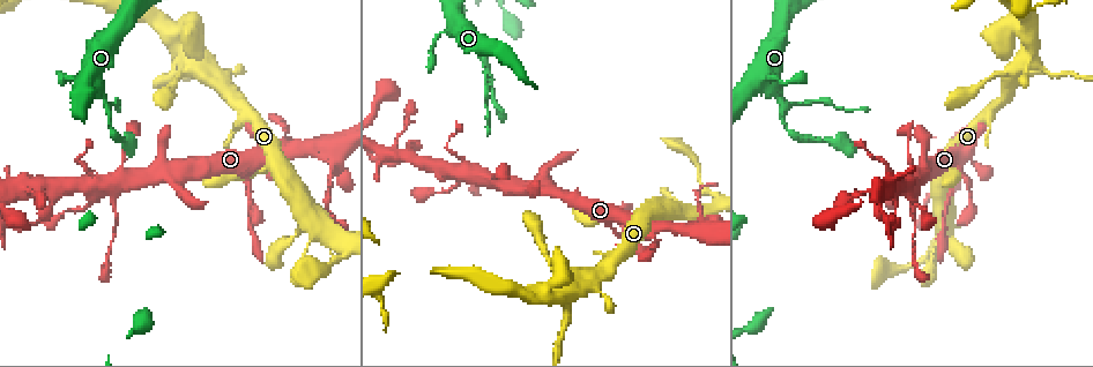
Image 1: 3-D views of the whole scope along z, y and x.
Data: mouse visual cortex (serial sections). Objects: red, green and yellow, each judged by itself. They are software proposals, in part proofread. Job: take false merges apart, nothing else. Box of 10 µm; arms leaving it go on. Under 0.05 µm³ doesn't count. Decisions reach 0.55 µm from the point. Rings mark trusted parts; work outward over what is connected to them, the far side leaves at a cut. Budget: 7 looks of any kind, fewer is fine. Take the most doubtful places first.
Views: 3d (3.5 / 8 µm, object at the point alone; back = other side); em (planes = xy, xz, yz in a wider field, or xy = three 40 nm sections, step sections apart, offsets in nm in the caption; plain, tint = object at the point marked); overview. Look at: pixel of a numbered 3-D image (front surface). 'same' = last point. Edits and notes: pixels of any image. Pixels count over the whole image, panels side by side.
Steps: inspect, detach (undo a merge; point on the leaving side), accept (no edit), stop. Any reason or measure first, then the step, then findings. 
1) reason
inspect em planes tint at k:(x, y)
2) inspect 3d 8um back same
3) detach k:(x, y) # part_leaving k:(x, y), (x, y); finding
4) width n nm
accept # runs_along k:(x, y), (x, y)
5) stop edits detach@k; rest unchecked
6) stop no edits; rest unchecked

inspect 3d 3.5um at 1:(781, 103)

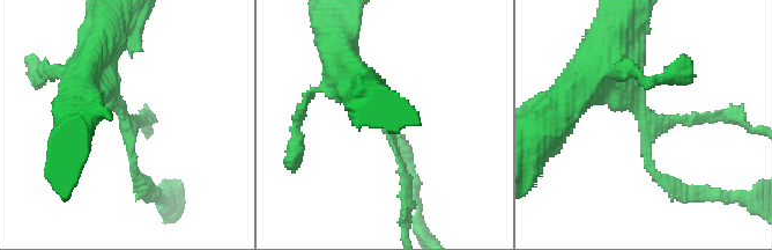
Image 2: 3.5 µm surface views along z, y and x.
now the EM
inspect em xy step 3 tint at 2:(124, 119)

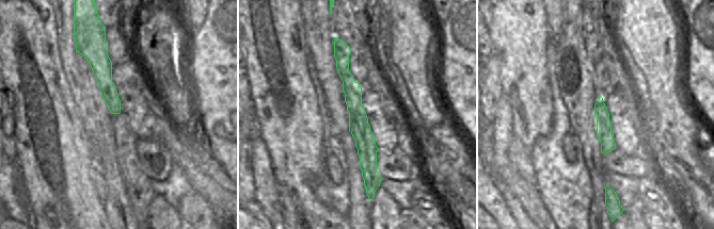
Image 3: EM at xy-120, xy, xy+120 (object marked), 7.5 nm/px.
detach 2:(644, 147) # part_leaving 2:(636, 112), (651, 166), (687, 191); a second cell is stuck on

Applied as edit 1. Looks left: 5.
redraw
inspect overview

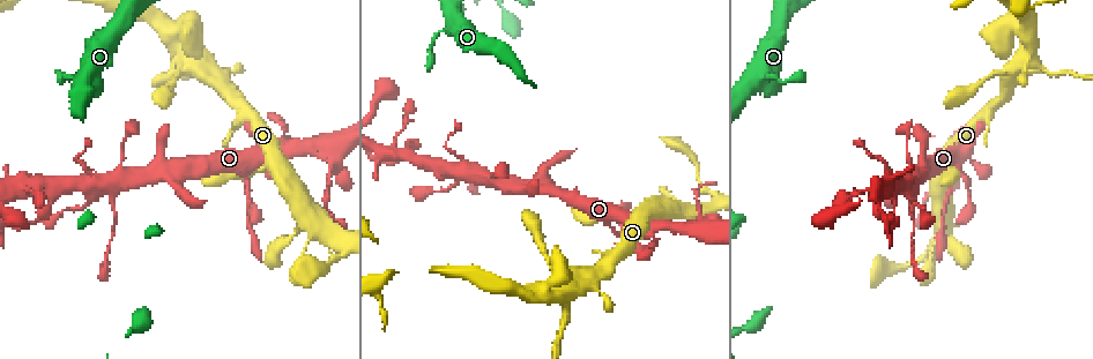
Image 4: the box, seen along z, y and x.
side arm on a straight run
inspect 3d 3.5um at 4:(123, 181)

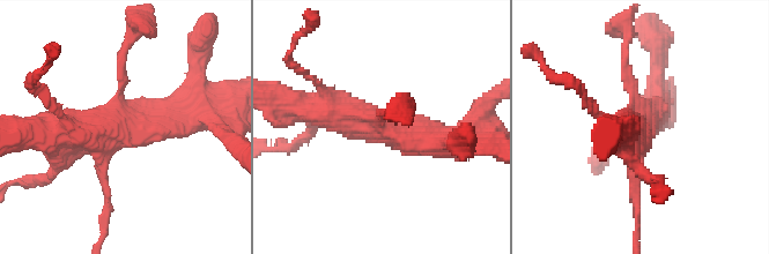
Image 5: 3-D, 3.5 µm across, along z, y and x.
inspect em xy step 3 tint at 5:(381, 129)

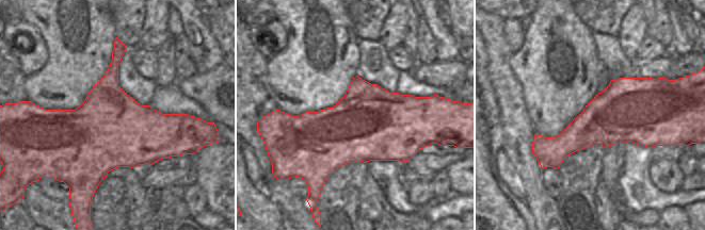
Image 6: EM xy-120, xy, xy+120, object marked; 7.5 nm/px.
accept # runs_along 5:(456, 142), (430, 142), (307, 106); one cell here

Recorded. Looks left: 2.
abrupt turn
inspect 3d 3.5um at 4:(13, 185)

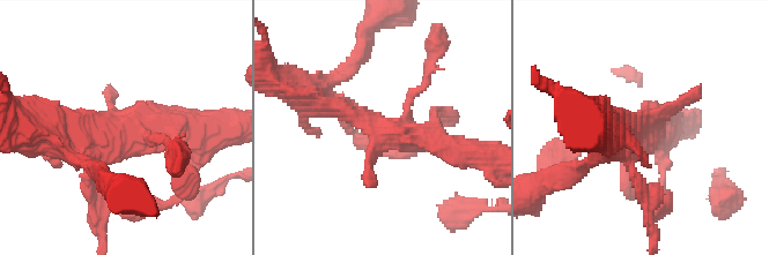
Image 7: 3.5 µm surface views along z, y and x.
inspect em xy step 5 tint at 7:(636, 131)

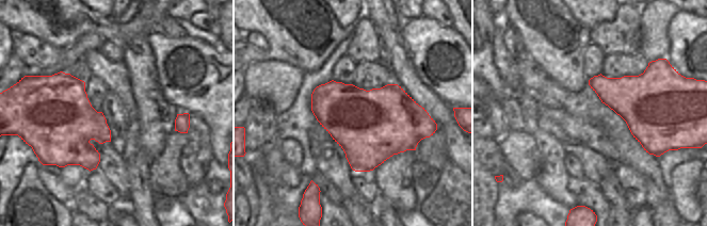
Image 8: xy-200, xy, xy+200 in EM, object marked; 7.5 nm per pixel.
accept # continuous, no second cell

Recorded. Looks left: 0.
stop edits detach@2; rest unchecked

